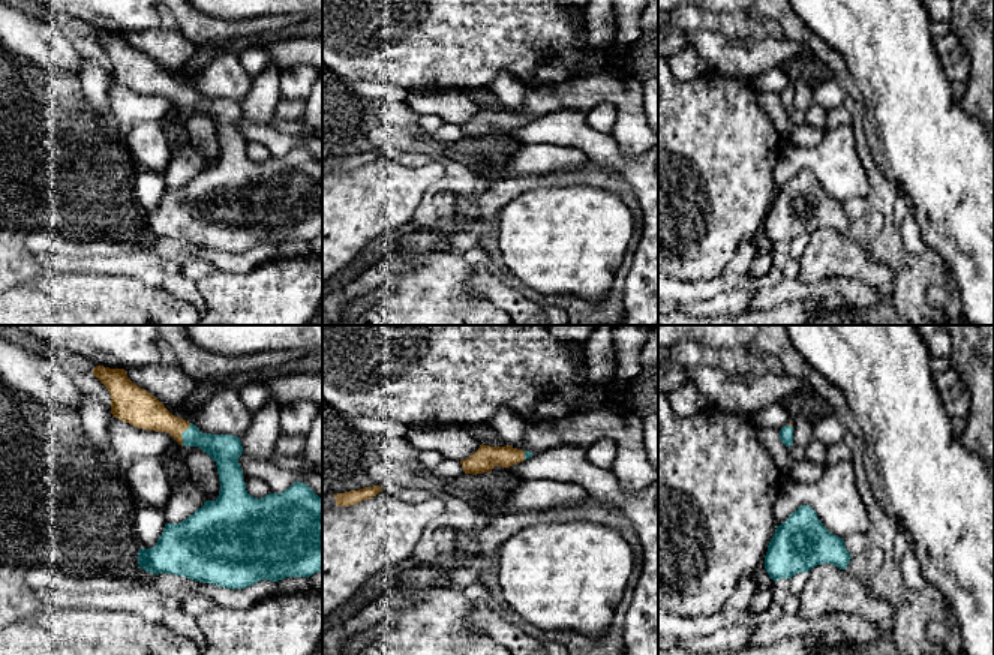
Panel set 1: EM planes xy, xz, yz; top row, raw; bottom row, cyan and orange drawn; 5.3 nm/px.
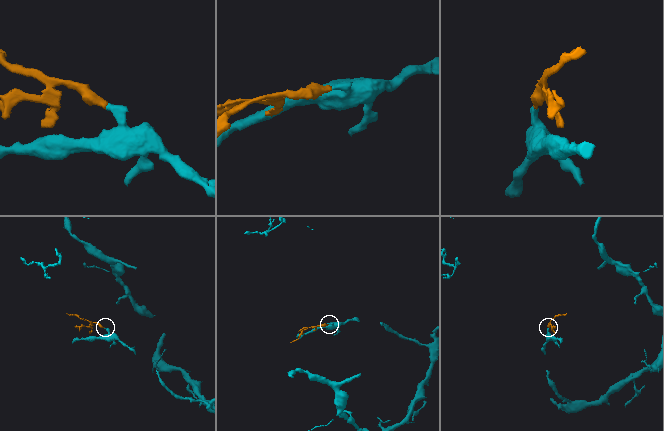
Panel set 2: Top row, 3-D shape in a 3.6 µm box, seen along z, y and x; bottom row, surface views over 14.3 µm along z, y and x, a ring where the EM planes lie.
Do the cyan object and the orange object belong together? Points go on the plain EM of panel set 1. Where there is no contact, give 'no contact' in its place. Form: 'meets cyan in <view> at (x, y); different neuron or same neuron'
meets cyan in xy at (182, 98); same neuron

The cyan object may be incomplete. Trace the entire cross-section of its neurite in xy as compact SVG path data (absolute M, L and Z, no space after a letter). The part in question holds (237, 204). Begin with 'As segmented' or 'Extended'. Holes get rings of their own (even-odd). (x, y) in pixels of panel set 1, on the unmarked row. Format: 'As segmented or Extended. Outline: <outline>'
Extended. Outline: M96 30L91 36L111 58L111 78L133 91L169 97L178 108L199 111L217 130L220 154L216 165L205 165L192 180L180 187L166 187L151 213L139 213L138 229L151 238L175 238L195 246L228 253L244 253L261 244L279 246L286 241L310 241L322 235L322 162L304 147L294 147L282 157L270 157L261 163L246 154L249 141L241 135L238 121L243 118L240 102L232 99L202 97L195 88L172 79L153 58L133 48L124 33Z

